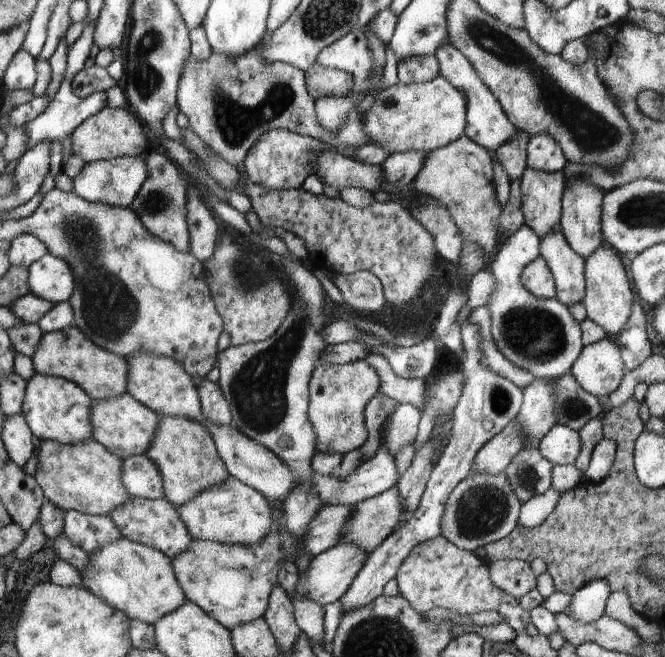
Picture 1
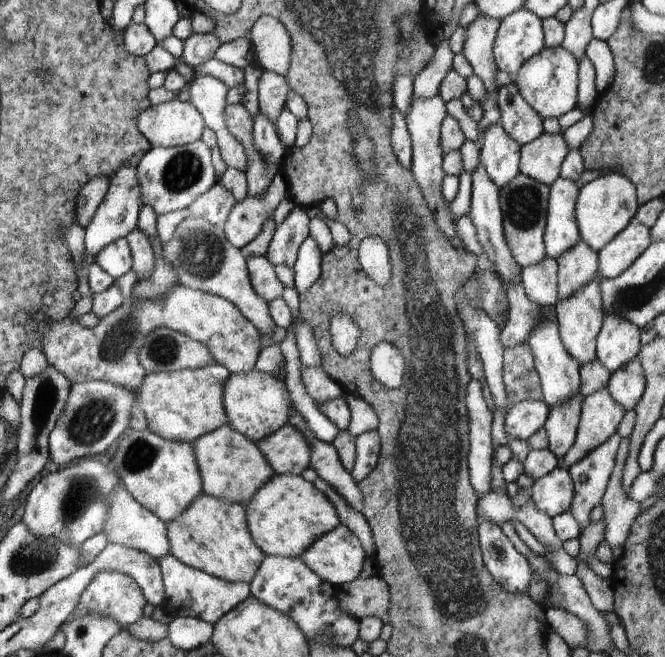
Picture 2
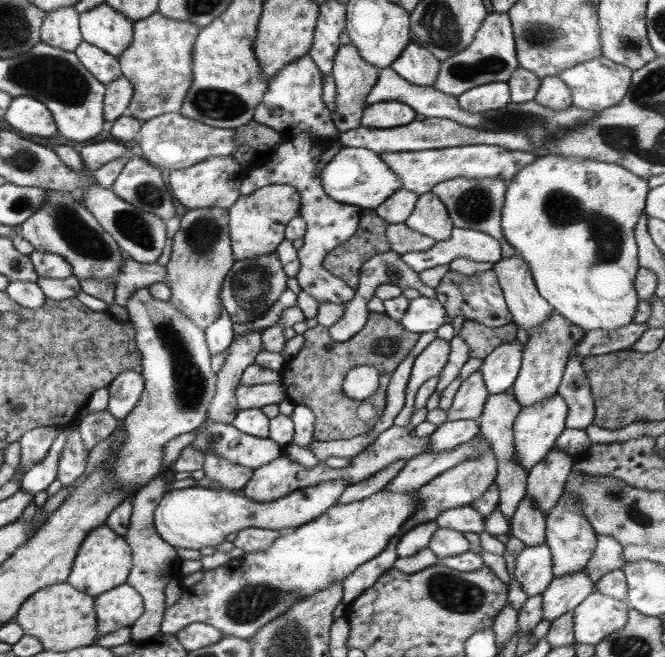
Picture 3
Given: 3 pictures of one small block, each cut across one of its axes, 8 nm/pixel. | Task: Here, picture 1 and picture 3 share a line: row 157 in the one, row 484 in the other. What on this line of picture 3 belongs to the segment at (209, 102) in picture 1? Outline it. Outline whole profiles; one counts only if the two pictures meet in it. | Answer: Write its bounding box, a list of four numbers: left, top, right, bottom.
[203,454,255,493]

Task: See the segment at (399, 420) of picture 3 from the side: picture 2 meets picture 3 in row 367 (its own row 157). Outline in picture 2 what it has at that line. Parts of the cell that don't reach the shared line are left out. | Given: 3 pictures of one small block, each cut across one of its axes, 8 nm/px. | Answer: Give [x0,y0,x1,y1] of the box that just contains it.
[404,94,463,249]

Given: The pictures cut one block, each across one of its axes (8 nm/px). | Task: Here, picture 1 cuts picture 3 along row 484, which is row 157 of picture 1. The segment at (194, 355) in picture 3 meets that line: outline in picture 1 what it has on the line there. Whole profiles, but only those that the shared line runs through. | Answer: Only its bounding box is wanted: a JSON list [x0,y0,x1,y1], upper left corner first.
[71,152,148,207]

